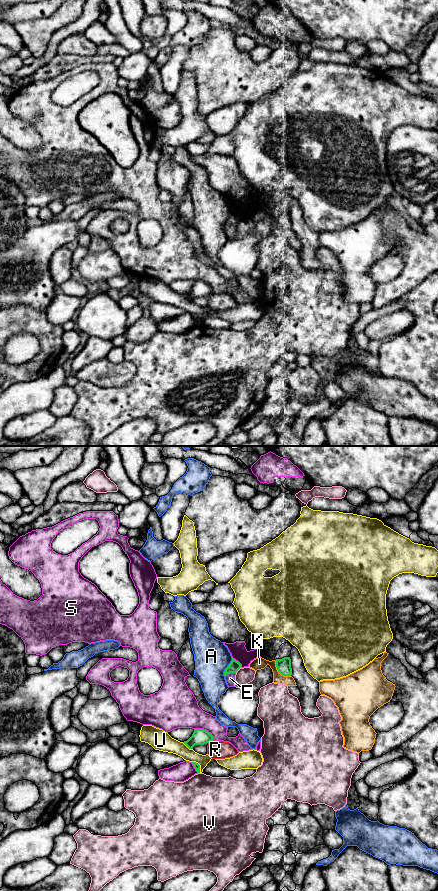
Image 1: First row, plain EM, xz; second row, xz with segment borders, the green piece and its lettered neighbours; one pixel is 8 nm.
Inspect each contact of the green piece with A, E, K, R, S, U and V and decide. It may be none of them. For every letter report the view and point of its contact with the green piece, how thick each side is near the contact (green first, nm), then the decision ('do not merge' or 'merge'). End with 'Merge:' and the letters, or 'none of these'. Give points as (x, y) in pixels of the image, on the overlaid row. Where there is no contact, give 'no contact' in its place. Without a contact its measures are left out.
A: meets green in xz at (227, 667); 90 nm thick on the green side, 280 nm on the other; do not merge
E: meets green in xz at (230, 672); 90 nm thick on the green side, 80 nm on the other; do not merge
K: meets green in xz at (279, 672); 120 nm thick on the green side, 100 nm on the other; do not merge
R: meets green in xz at (210, 741); 130 nm thick on the green side, 140 nm on the other; do not merge
S: meets green in xz at (205, 730); 130 nm thick on the green side, 280 nm on the other; do not merge
U: meets green in xz at (187, 746); 130 nm thick on the green side, 160 nm on the other; do not merge
V: meets green in xz at (237, 670); 90 nm thick on the green side, 130 nm on the other; do not merge
Merge: none of these

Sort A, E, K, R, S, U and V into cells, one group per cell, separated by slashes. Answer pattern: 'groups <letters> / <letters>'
groups A / E / K / R / S / U / V

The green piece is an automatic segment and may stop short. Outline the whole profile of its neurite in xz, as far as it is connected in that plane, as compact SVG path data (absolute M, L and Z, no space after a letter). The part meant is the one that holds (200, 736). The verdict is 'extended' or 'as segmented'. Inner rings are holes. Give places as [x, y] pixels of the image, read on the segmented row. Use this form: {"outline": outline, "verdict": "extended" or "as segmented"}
{"outline": "M194 729L192 736L183 743L189 748L193 749L195 745L204 745L213 741L211 733L204 729Z", "verdict": "as segmented"}

